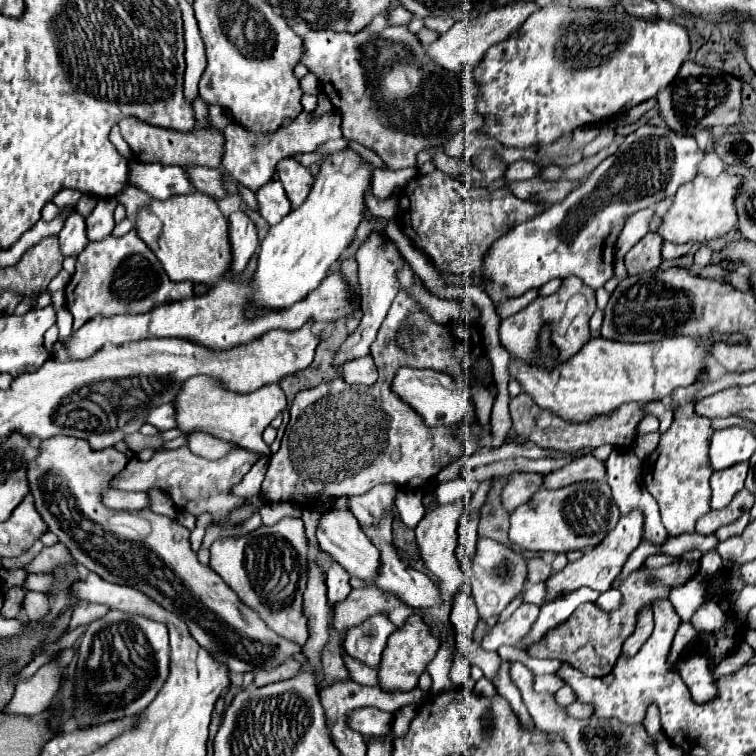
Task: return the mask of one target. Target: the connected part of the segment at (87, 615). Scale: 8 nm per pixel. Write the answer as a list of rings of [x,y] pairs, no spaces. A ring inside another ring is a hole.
[[[80,602],[80,604],[74,606],[74,612],[72,612],[72,620],[70,620],[70,628],[68,628],[68,630],[78,628],[78,626],[82,626],[82,624],[88,624],[88,622],[92,622],[94,618],[104,616],[108,610],[110,610],[110,608],[104,606],[104,604]]]

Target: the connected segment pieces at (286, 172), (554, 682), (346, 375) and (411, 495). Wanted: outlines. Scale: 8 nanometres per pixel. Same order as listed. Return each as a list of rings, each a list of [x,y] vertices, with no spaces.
[[[282,158],[276,164],[276,174],[286,190],[288,200],[292,202],[292,208],[298,208],[300,204],[304,204],[304,200],[308,198],[308,194],[312,190],[312,184],[314,184],[310,170],[304,168],[294,158]]]
[[[536,675],[534,676],[534,690],[536,692],[550,692],[554,694],[564,686],[564,680],[557,675]]]
[[[372,356],[368,358],[358,358],[356,362],[350,362],[348,366],[342,368],[342,378],[348,384],[364,384],[364,386],[372,386],[378,378],[376,374],[376,366],[372,362]]]
[[[398,490],[396,494],[396,508],[402,518],[402,522],[408,528],[418,526],[418,522],[424,518],[426,510],[422,506],[422,492],[420,490]]]

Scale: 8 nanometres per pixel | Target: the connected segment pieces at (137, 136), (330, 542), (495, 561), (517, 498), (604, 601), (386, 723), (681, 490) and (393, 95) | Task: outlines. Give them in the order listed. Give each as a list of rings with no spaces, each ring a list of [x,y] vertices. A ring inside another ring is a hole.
[[[134,116],[120,120],[120,134],[130,144],[132,154],[136,154],[136,160],[152,160],[158,164],[174,164],[174,166],[212,166],[218,168],[222,164],[222,152],[224,152],[224,138],[220,130],[200,130],[196,128],[194,134],[184,134],[176,130],[158,128],[152,124],[146,124]]]
[[[338,508],[326,510],[318,520],[316,538],[318,538],[320,548],[324,552],[328,552],[334,562],[344,566],[348,570],[348,574],[362,578],[368,584],[374,584],[372,576],[376,574],[376,566],[378,566],[378,550],[368,542],[366,534],[360,530],[360,524],[350,510],[338,510]]]
[[[480,538],[476,544],[476,554],[472,556],[472,560],[462,560],[462,570],[470,574],[470,588],[472,588],[472,598],[476,600],[478,612],[482,616],[482,620],[488,626],[494,626],[498,622],[500,612],[516,598],[522,594],[524,590],[524,582],[528,576],[528,568],[526,568],[526,560],[512,552],[508,546],[500,544],[500,542],[484,542],[488,538]],[[492,552],[508,552],[508,564],[502,566],[500,562],[500,554],[492,554]]]
[[[512,474],[508,484],[502,488],[502,506],[506,512],[514,512],[520,504],[528,502],[540,488],[542,474]]]
[[[610,590],[608,594],[600,594],[600,598],[596,602],[596,606],[602,608],[602,610],[606,610],[606,612],[614,610],[618,604],[620,604],[620,592],[618,590]]]
[[[374,707],[356,709],[348,715],[348,726],[362,736],[384,736],[392,730],[394,716]],[[368,710],[368,712],[366,712]]]
[[[700,382],[700,386],[688,386],[684,390],[676,390],[676,394],[672,394],[674,424],[666,434],[662,434],[658,448],[642,464],[644,486],[658,502],[662,524],[670,536],[694,532],[696,520],[710,512],[708,480],[712,476],[712,470],[708,470],[708,438],[712,436],[714,430],[710,428],[708,418],[696,418],[696,414],[692,414],[694,404],[690,402],[690,398],[702,386],[704,382]]]
[[[386,26],[382,32],[374,34],[368,28],[360,30],[358,34],[332,34],[332,30],[310,30],[304,38],[302,58],[304,64],[320,82],[322,90],[330,98],[332,106],[338,108],[342,116],[342,136],[346,140],[354,140],[370,150],[374,150],[390,168],[408,168],[414,166],[416,154],[426,146],[440,146],[444,144],[454,132],[462,130],[466,120],[460,114],[460,84],[458,78],[452,78],[446,70],[436,68],[436,64],[424,54],[424,46],[418,42],[414,34],[408,32],[404,26]],[[380,70],[402,70],[408,78],[408,90],[404,92],[388,92],[382,84]]]

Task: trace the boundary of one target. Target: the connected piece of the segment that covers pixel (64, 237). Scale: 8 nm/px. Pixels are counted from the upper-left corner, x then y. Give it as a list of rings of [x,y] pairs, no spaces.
[[[76,210],[70,212],[58,236],[60,236],[60,250],[64,256],[78,256],[88,246],[86,224],[84,224],[84,218]]]

